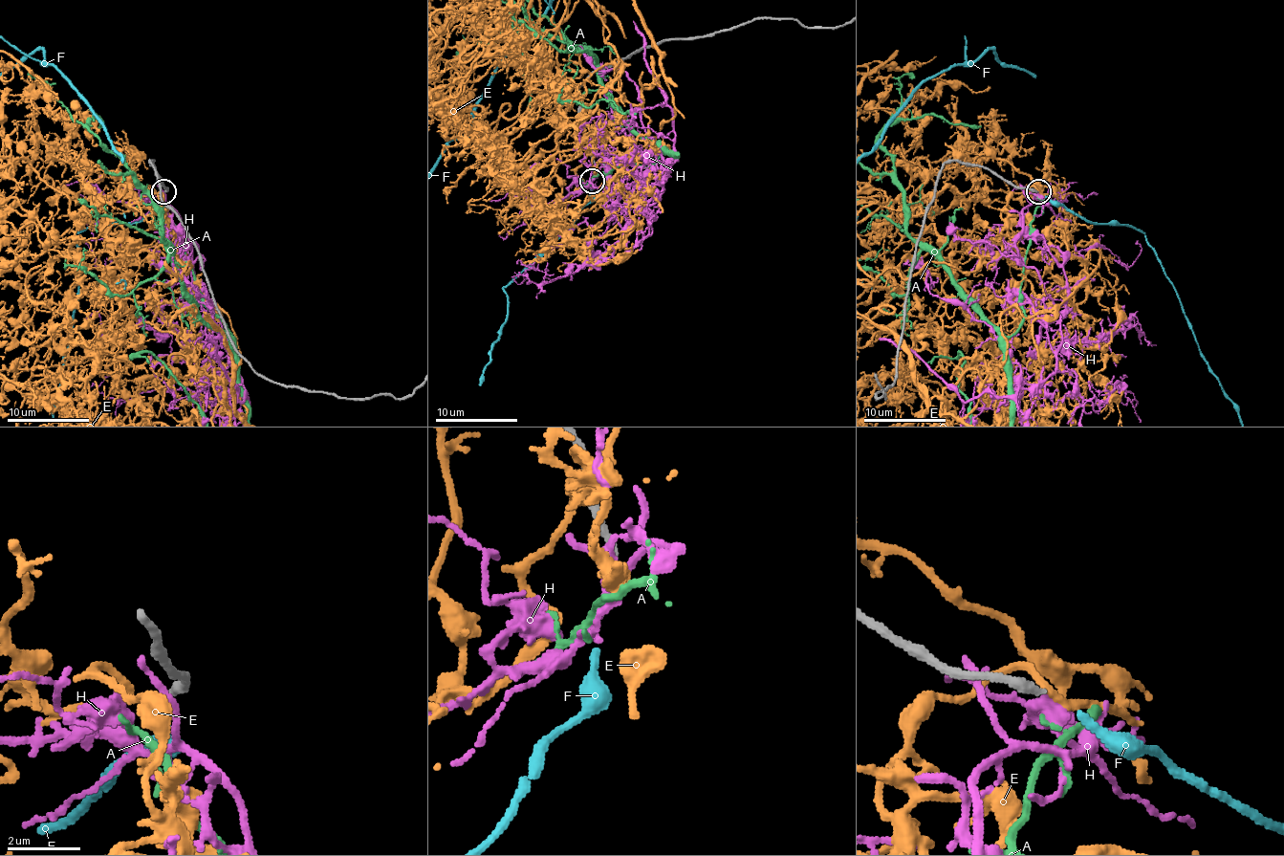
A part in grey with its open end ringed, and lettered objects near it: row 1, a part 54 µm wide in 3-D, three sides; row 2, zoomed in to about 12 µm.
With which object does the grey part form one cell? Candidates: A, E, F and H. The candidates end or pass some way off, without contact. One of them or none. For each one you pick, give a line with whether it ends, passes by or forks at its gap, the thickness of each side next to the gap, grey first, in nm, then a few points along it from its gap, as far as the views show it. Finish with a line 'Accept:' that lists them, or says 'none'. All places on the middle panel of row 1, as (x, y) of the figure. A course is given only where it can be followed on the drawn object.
F: it ends | 260/220 nm
Accept: F

